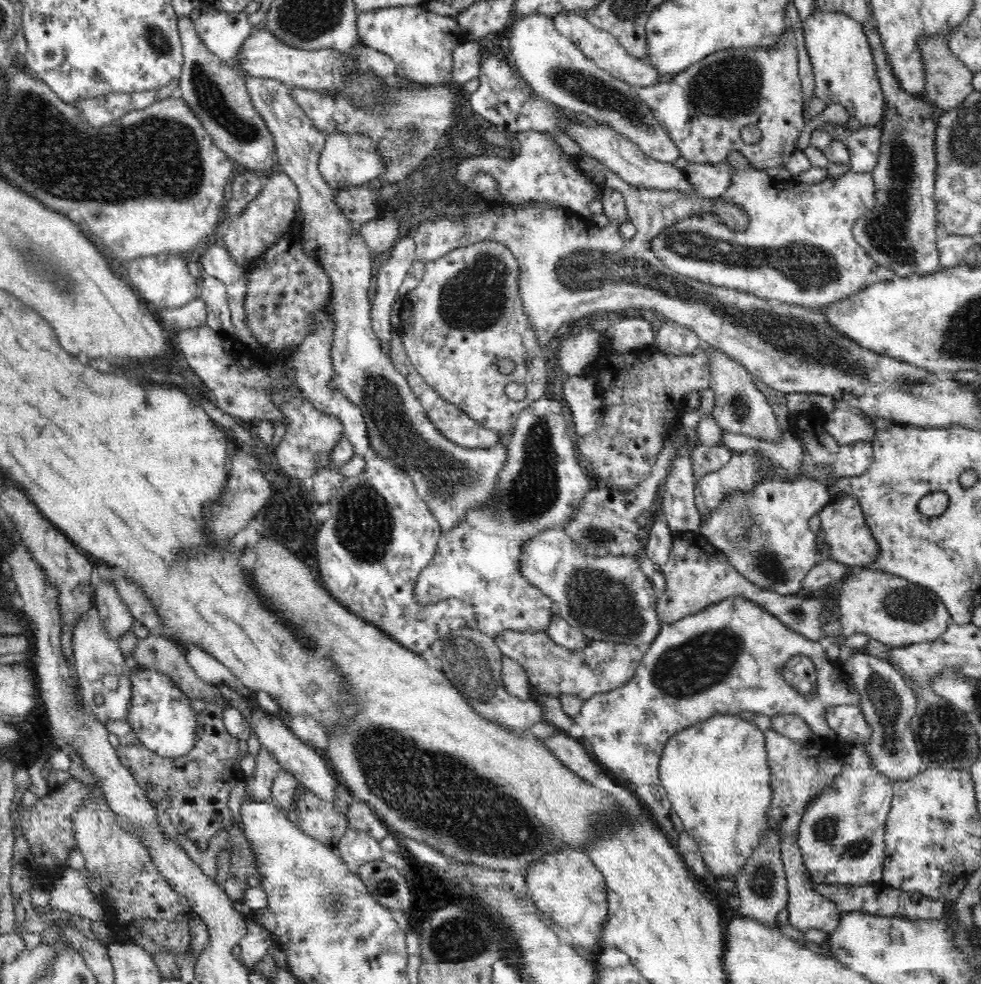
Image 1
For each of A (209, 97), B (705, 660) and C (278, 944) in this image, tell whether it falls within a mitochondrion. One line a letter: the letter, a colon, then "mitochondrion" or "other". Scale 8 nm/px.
A: mitochondrion
B: mitochondrion
C: other

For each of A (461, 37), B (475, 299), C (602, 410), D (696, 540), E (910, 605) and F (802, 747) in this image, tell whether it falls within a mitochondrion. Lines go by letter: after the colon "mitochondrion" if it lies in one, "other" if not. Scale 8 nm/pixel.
A: other
B: mitochondrion
C: other
D: other
E: mitochondrion
F: other

